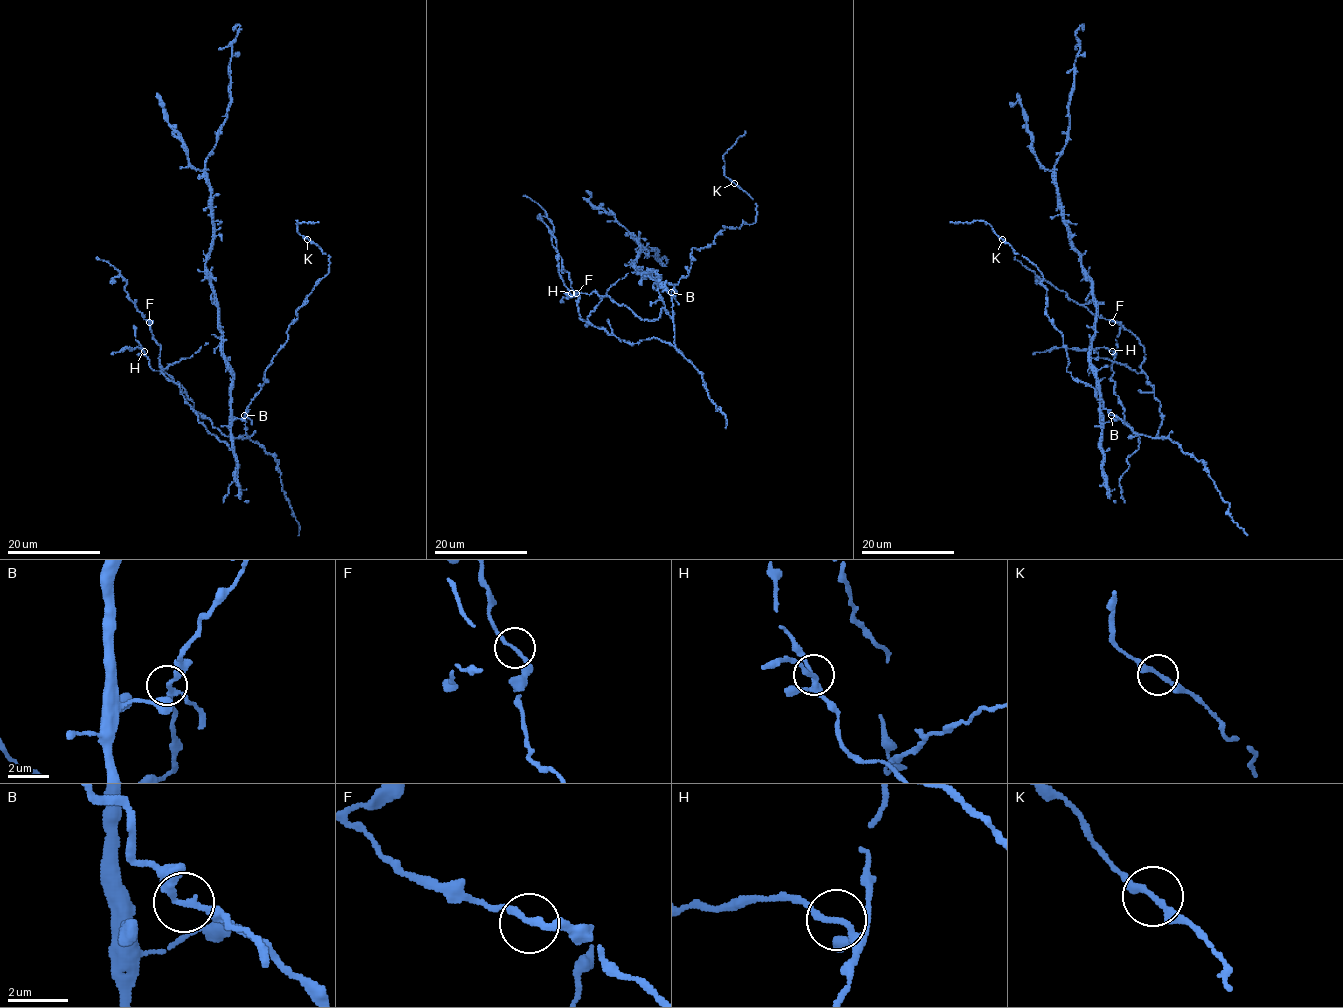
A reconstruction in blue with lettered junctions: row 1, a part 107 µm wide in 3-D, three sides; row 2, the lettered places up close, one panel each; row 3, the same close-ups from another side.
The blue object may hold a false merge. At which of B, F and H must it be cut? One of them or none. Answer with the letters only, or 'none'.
none

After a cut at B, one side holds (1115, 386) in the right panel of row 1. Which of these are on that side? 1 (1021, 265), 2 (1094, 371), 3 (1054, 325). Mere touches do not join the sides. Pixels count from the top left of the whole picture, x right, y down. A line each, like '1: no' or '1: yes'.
1: yes
2: yes
3: no

